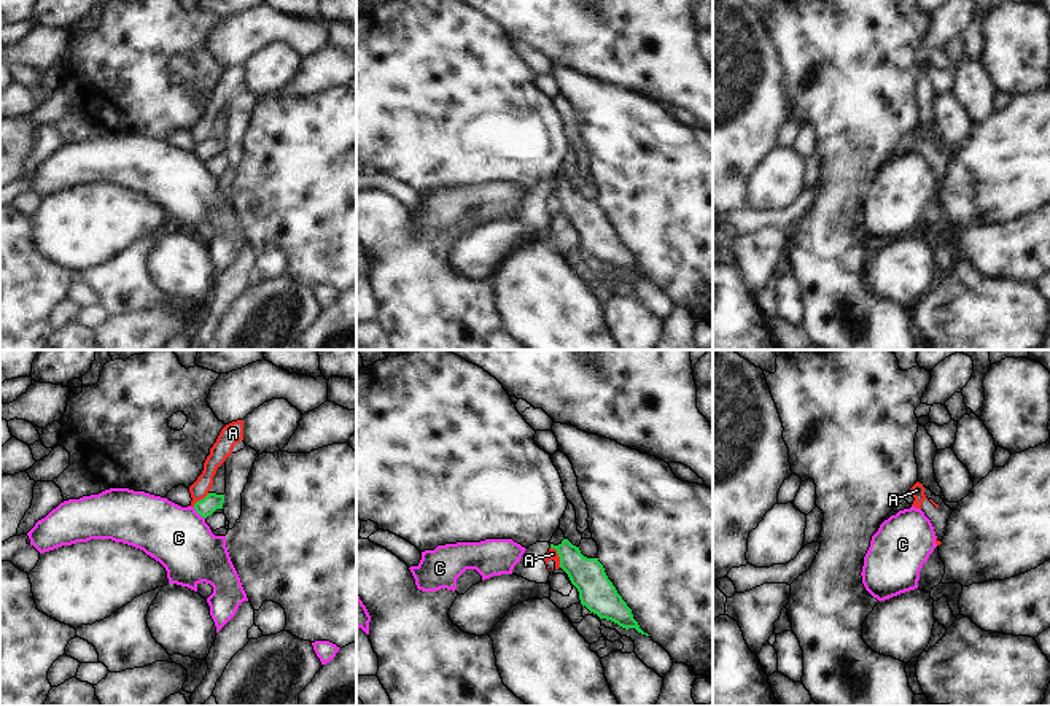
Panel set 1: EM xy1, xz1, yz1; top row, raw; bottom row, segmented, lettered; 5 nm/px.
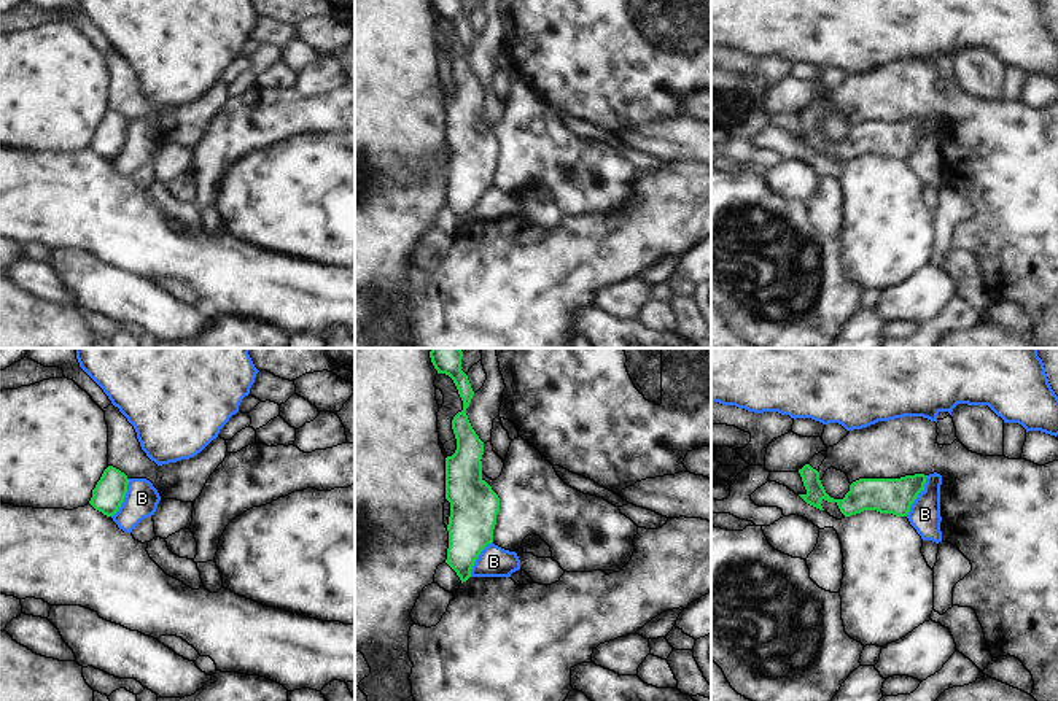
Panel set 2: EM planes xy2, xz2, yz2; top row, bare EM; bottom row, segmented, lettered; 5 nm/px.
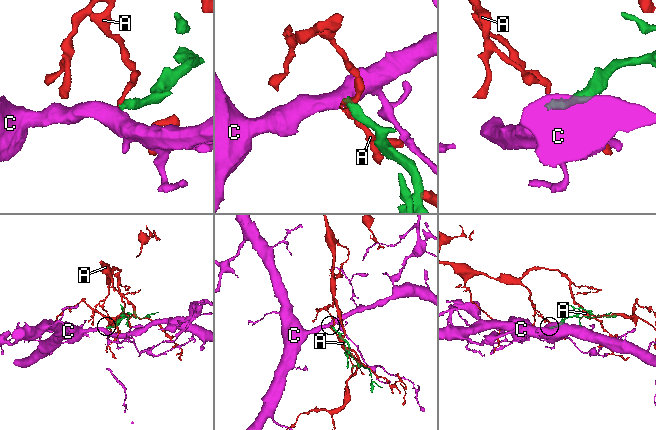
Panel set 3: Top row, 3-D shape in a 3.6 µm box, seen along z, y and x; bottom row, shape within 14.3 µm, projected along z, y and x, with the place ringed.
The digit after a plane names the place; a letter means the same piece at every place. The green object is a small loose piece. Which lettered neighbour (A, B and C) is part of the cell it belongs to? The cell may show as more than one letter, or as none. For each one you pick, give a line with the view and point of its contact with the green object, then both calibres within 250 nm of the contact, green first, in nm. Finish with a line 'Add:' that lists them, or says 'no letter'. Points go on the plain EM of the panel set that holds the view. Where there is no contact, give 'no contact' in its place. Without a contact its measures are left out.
Add: no letter

